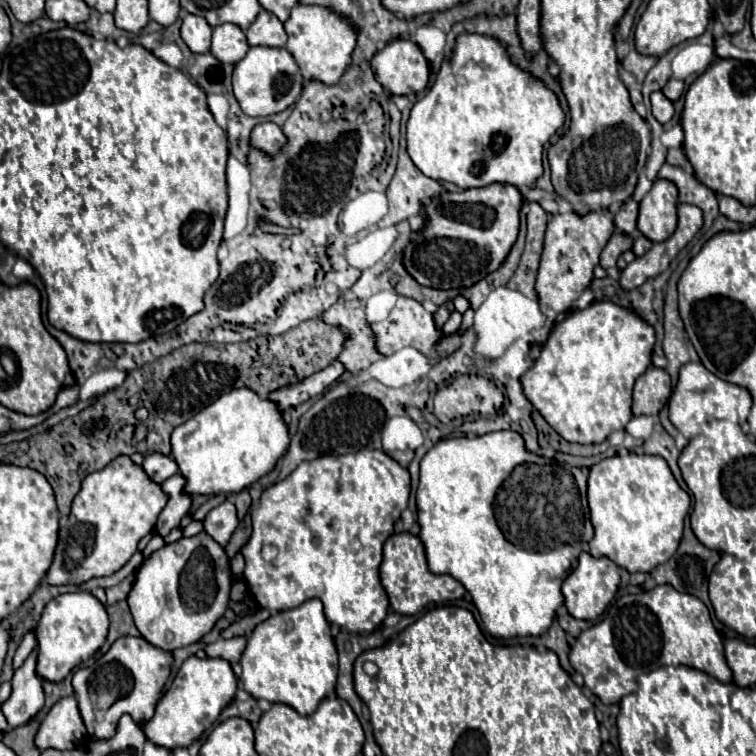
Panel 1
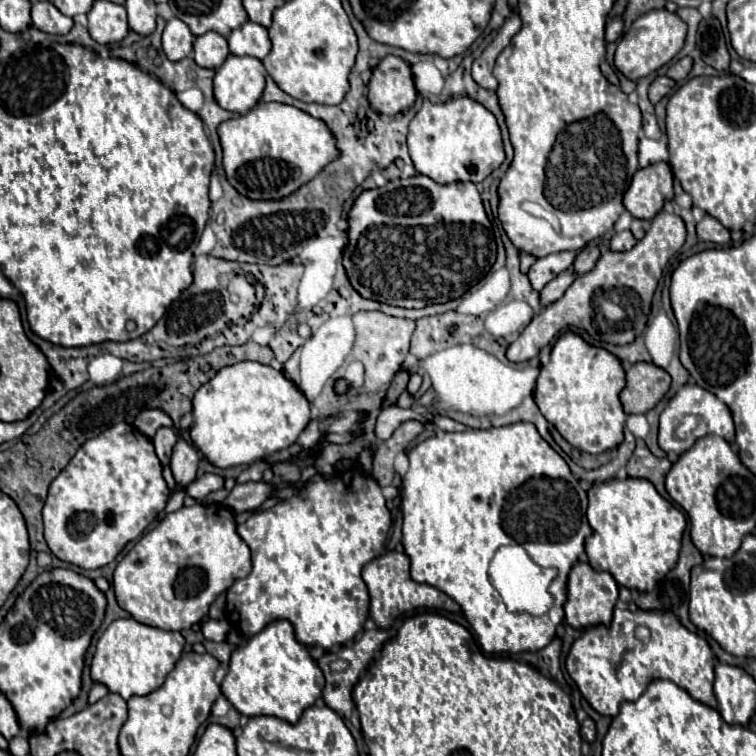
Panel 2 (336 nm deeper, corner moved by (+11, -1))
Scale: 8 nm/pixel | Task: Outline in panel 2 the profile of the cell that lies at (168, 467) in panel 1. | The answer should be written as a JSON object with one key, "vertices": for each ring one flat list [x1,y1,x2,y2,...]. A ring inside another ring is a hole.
{"vertices":[[161,427,157,431,157,435,153,437,155,453,157,453,161,465,169,465,169,457,171,457,171,451,173,451,175,443,177,443,177,435,171,427]]}

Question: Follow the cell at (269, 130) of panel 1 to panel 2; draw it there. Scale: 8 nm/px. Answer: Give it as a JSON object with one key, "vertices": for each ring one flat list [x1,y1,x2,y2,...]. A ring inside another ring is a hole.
{"vertices":[[265,103,219,125,227,181,251,199,281,199,311,181,339,151,323,121,281,103]]}

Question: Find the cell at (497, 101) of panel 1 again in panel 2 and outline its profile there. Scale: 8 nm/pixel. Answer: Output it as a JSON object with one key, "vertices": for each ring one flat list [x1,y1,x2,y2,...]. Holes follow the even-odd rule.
{"vertices":[[467,95,453,97,445,103,423,99,421,109,409,123,407,145,415,169,441,185,451,181,481,183,505,161,505,147,497,119,485,105]]}

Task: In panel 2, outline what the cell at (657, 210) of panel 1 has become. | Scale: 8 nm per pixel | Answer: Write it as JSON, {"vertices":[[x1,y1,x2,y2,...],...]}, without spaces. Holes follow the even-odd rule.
{"vertices":[[655,163,655,165,649,165,645,169,639,169,633,175,633,181,631,181,631,185,629,185,629,189,625,191,625,197,623,197,623,205,635,219,651,221,663,209,665,201,671,201,671,199,673,199,671,167,667,163]]}

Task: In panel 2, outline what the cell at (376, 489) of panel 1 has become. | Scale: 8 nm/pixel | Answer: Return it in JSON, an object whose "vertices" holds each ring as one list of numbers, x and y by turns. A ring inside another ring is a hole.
{"vertices":[[359,467,341,473,317,473,291,499,285,499,259,515,251,515,237,527,237,535,251,549,253,569,247,577,237,579,229,587,227,619,247,637,257,635,275,619,287,619,293,623,295,637,303,645,321,645,329,649,355,639,369,617,369,593,361,579,361,569,381,555,389,527,391,513,373,475,359,471]]}

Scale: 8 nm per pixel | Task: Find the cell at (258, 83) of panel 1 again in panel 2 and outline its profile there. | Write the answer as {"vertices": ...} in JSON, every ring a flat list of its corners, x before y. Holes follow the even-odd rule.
{"vertices":[[229,55,215,71,215,101,233,113,251,111,265,91,265,75,267,71,259,59]]}

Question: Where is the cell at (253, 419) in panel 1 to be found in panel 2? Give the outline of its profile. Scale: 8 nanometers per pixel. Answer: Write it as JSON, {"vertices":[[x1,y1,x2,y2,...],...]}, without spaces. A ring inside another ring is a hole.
{"vertices":[[241,361,221,369,209,383,197,389,189,435,211,465,227,469,251,465,293,445,307,423,309,403,283,371,253,361]]}

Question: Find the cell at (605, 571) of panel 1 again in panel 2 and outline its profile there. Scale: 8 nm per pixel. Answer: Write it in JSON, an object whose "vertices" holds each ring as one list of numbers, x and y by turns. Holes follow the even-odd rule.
{"vertices":[[579,561,577,565,573,565,567,581,567,601,563,605,565,619,575,629,591,627,599,623,609,625,617,599,619,599,619,585,615,583,613,575,607,571,595,571,589,563]]}

